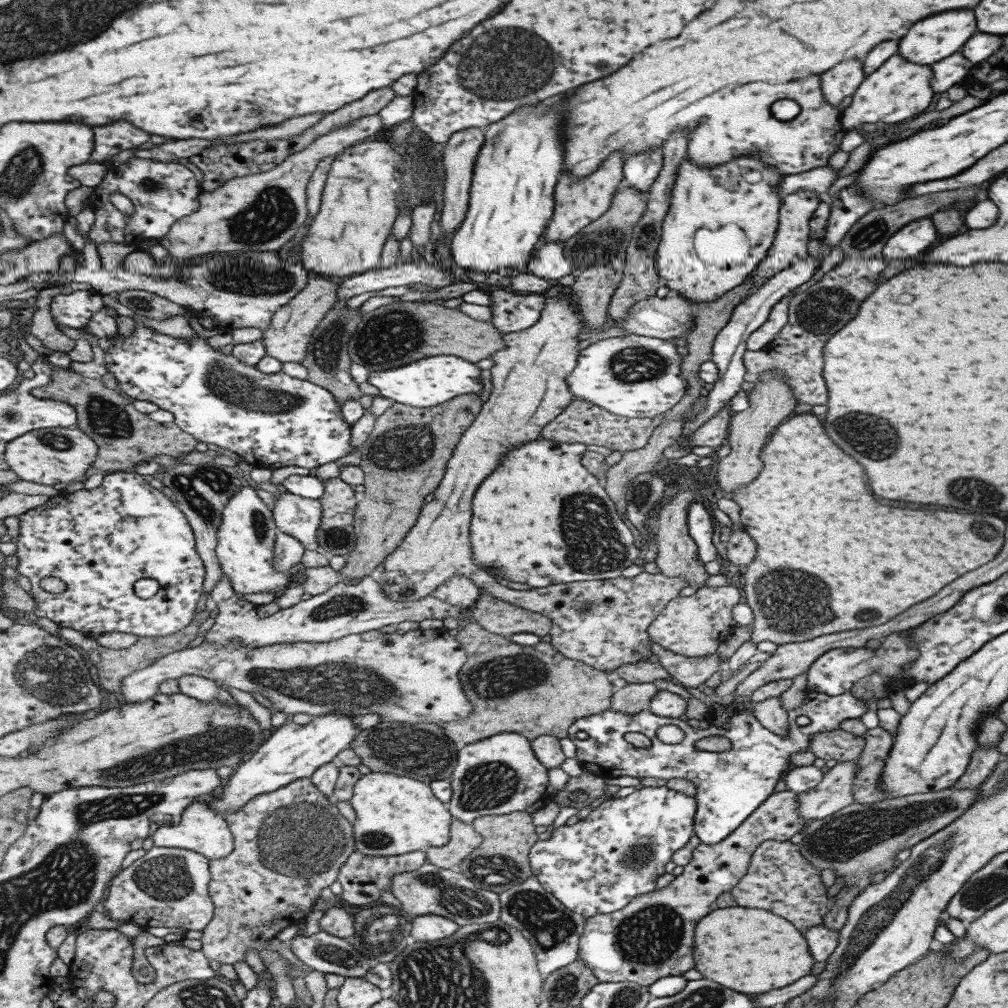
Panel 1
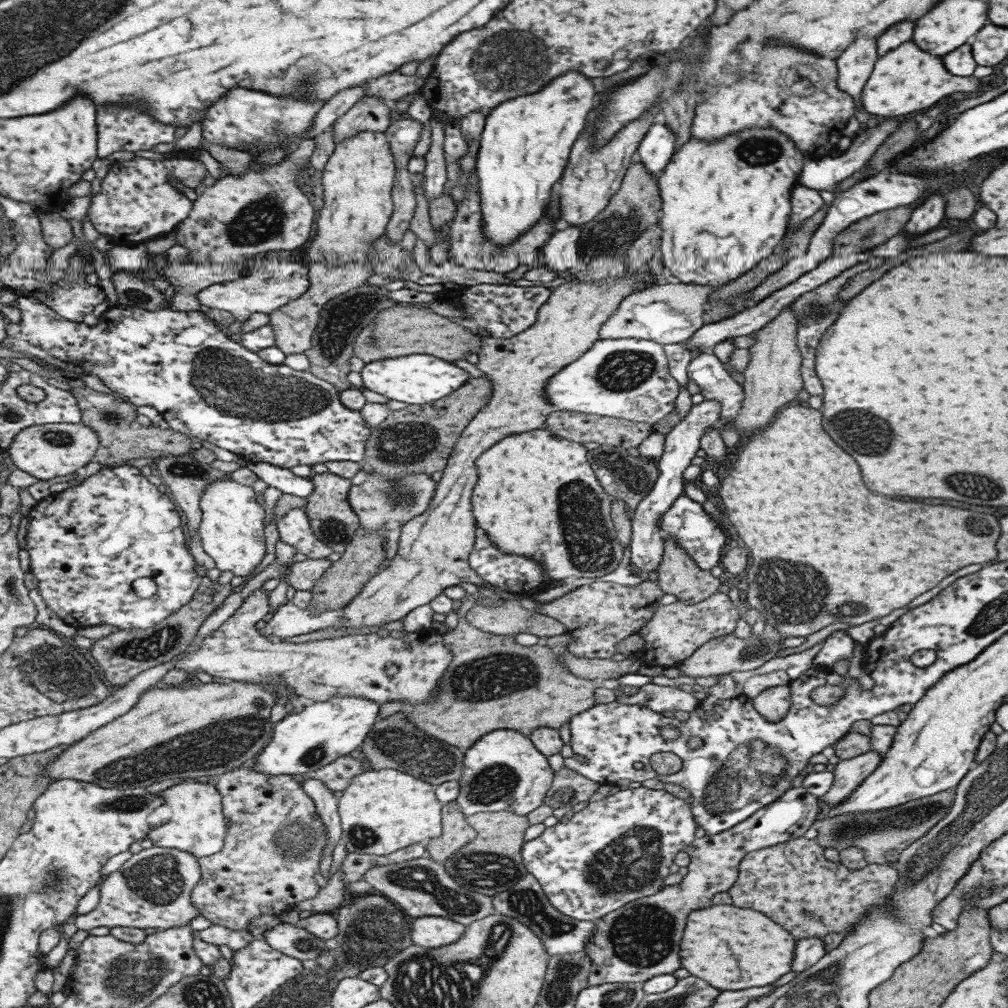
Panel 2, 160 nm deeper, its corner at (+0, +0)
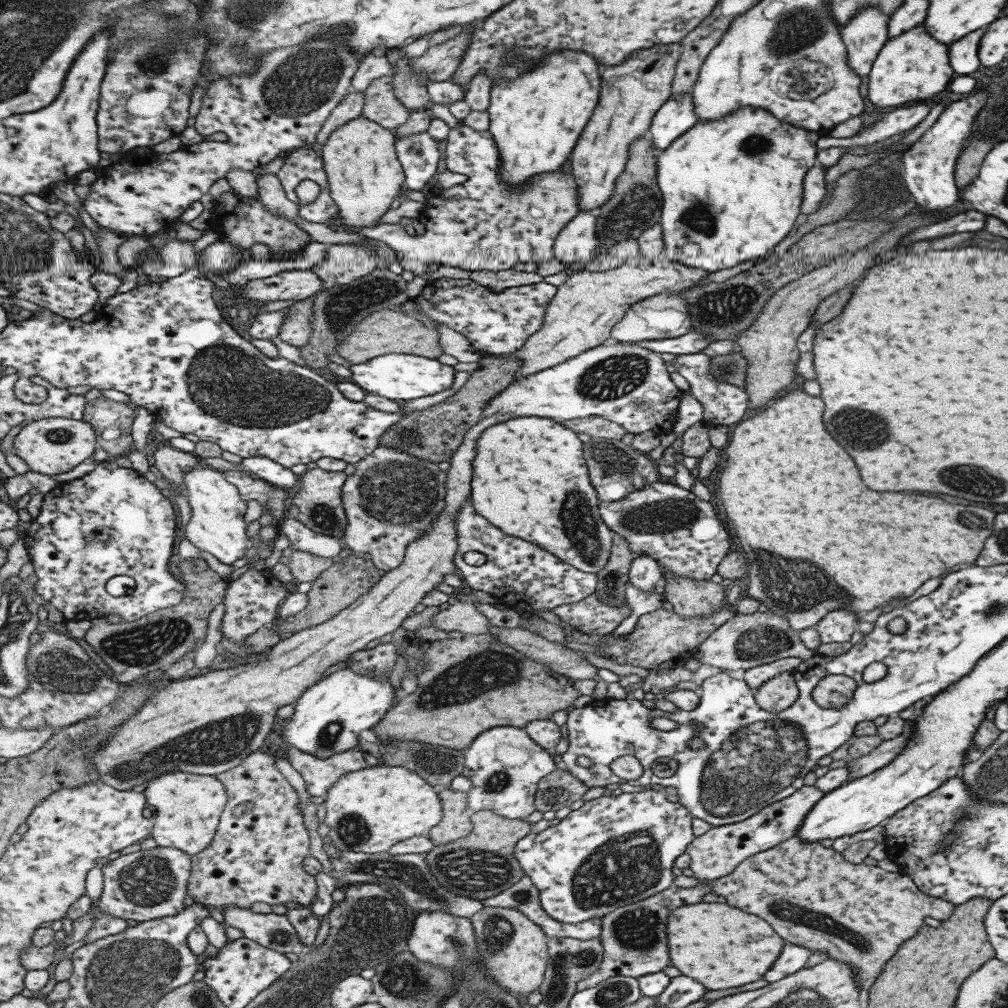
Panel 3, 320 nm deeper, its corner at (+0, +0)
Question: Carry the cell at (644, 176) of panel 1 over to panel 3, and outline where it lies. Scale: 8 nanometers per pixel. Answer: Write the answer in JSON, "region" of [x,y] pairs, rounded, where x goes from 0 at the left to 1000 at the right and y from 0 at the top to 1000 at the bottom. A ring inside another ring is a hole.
{"region":[[[678,92],[664,94],[664,97],[650,110],[642,129],[644,141],[650,150],[664,145],[670,137],[682,131],[689,123],[687,94]]]}

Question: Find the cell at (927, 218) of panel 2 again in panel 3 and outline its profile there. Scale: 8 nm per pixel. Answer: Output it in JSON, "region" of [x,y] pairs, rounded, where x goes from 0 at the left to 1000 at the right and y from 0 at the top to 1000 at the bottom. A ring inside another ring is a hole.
{"region":[[[967,87],[959,94],[950,95],[950,99],[942,100],[924,123],[922,129],[916,131],[916,135],[904,143],[902,149],[894,154],[896,163],[896,179],[898,187],[906,194],[907,200],[914,211],[931,211],[941,204],[949,204],[950,187],[946,180],[946,165],[948,157],[955,146],[955,139],[961,136],[963,125],[975,114],[978,102],[978,91]]]}

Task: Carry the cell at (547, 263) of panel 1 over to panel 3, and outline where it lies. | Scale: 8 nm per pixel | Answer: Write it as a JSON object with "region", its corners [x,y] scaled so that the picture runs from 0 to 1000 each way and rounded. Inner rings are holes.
{"region":[[[574,209],[556,229],[549,239],[549,254],[555,260],[566,262],[589,259],[588,248],[593,244],[589,235],[591,210]]]}

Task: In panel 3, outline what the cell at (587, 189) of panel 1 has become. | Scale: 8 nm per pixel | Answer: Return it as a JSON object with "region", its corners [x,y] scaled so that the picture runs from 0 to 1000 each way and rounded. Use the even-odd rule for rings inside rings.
{"region":[[[674,44],[646,46],[624,54],[612,65],[596,69],[595,90],[587,114],[567,147],[564,167],[573,187],[573,210],[590,208],[608,192],[609,181],[619,168],[623,145],[643,129],[650,110],[667,93],[665,85],[675,55]]]}

